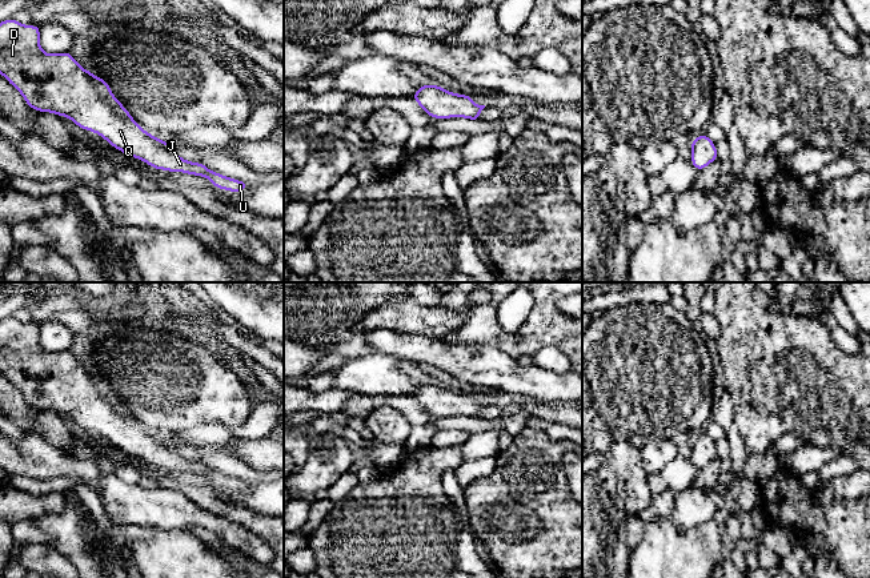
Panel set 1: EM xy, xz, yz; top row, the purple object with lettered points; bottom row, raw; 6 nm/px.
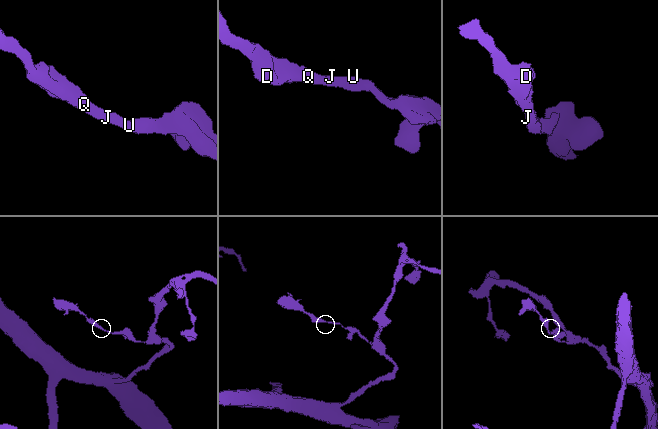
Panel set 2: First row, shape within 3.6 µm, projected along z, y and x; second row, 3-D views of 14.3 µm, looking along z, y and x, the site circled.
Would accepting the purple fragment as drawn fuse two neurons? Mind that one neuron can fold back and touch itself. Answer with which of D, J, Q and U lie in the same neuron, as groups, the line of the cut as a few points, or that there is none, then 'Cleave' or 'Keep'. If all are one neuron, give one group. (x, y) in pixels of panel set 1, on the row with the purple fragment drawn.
Groups: D J Q U. No split. Keep

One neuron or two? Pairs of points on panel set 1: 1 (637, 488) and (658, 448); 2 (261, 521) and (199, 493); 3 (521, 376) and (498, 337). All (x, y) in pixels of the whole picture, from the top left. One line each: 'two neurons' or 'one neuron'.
1: two neurons
2: one neuron
3: two neurons

